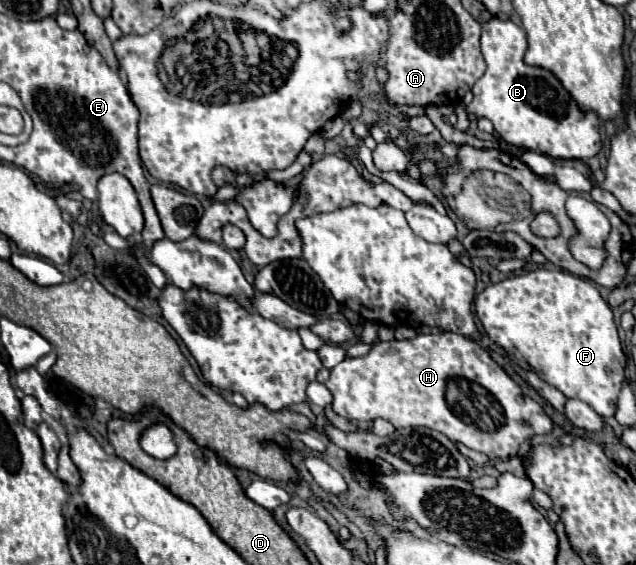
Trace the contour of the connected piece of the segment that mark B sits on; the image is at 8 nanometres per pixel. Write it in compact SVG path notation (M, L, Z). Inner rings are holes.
M493 18L483 24L481 54L487 70L473 86L473 102L467 104L467 112L477 114L479 118L489 118L495 132L513 146L561 160L593 158L601 150L597 114L583 114L549 70L525 66L525 50L525 30L515 22Z

